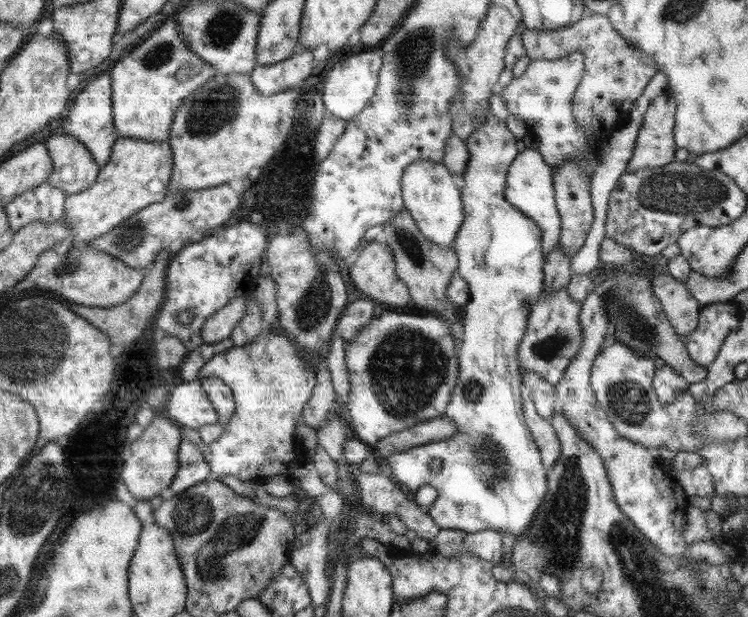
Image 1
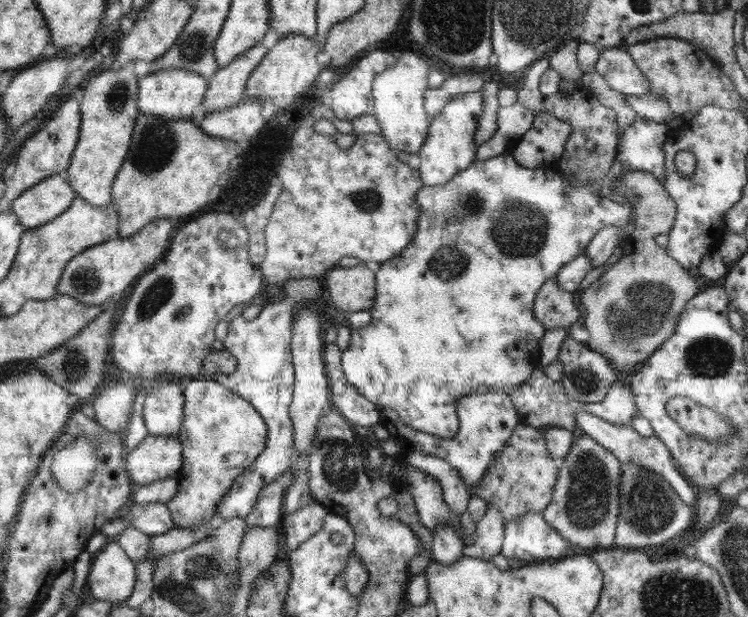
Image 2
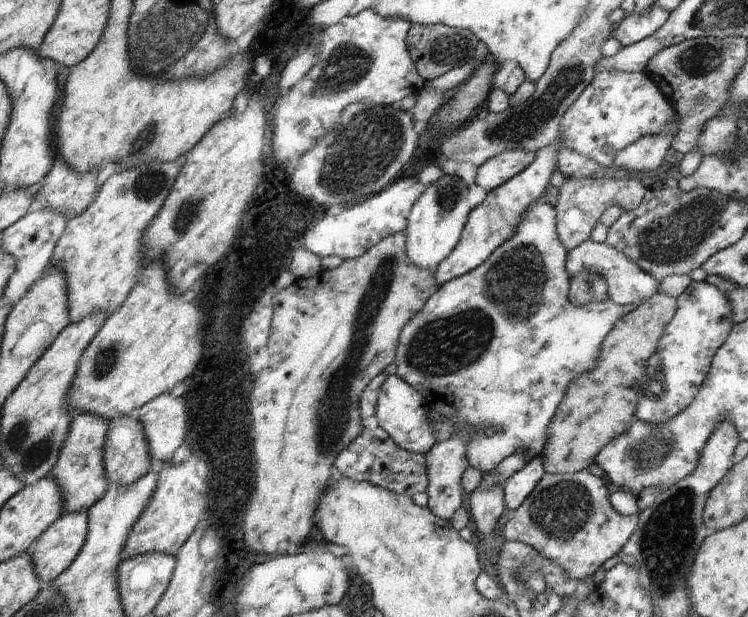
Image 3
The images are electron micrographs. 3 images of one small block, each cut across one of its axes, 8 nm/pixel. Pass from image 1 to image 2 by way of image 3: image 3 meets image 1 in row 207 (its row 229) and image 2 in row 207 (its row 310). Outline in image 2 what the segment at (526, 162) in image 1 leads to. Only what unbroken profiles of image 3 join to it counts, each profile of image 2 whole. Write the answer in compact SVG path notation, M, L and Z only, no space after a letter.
M511 150L486 161L474 160L469 168L458 172L450 182L434 187L424 186L418 192L418 205L421 208L418 216L418 234L400 254L380 264L379 270L375 273L376 298L369 310L370 322L360 329L351 328L350 345L341 352L341 367L346 380L356 392L374 403L378 409L395 410L407 427L433 436L454 437L459 430L456 412L459 398L469 392L475 392L478 388L487 387L510 393L519 384L528 380L531 371L539 366L540 341L547 329L534 318L533 305L541 286L546 280L555 278L567 262L580 256L600 229L610 226L624 228L638 198L640 197L635 196L632 203L622 203L619 199L608 199L604 196L600 198L596 196L596 192L592 192L592 188L572 189L565 185L562 175L555 169L523 168L512 157Z

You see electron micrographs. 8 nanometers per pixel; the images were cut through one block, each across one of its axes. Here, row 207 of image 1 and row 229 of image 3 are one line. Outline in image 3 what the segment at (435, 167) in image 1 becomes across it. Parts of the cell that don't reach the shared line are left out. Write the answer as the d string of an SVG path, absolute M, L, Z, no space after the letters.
M445 174L428 185L420 194L407 219L405 232L405 252L411 264L418 268L435 268L448 256L460 240L462 229L468 220L468 185L452 174Z

